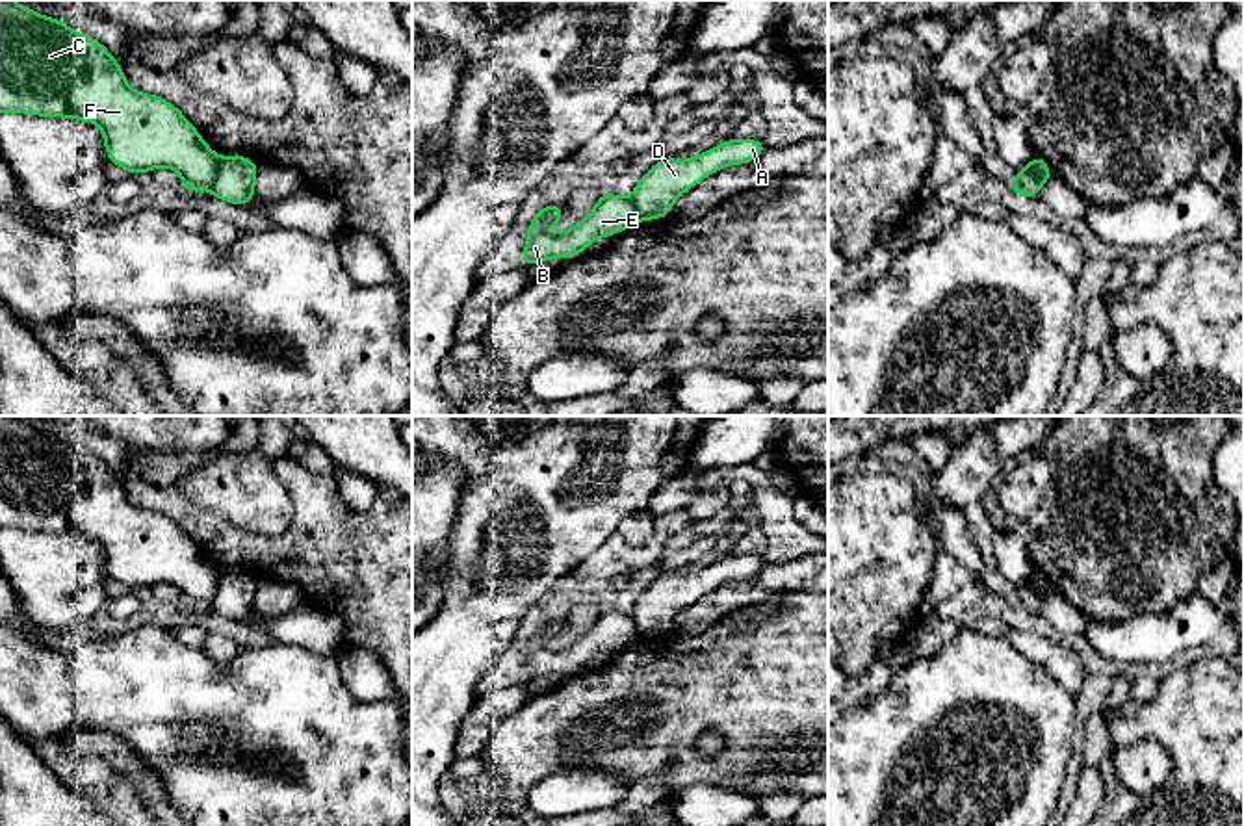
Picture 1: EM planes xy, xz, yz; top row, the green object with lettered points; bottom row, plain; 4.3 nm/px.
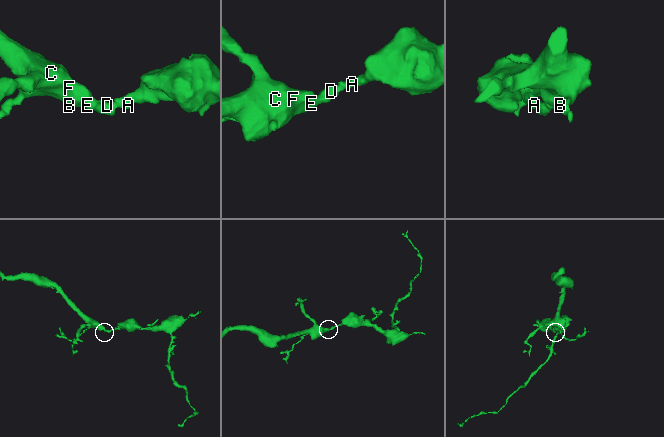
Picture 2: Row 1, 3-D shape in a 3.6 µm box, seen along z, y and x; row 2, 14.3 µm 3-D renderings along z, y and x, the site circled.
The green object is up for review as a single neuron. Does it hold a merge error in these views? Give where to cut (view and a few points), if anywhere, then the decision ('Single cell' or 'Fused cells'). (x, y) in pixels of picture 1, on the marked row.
Split along xy (221, 158), (216, 180), (207, 190). Fused cells

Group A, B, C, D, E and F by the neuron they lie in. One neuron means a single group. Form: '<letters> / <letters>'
A D / B C E F

